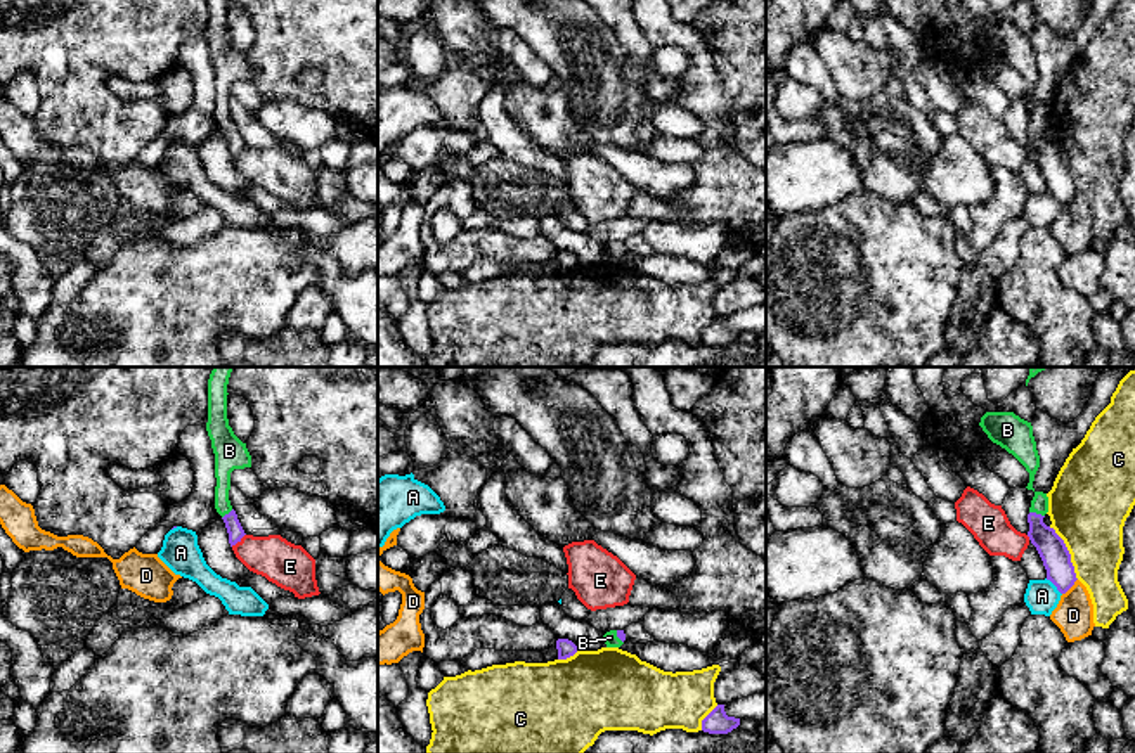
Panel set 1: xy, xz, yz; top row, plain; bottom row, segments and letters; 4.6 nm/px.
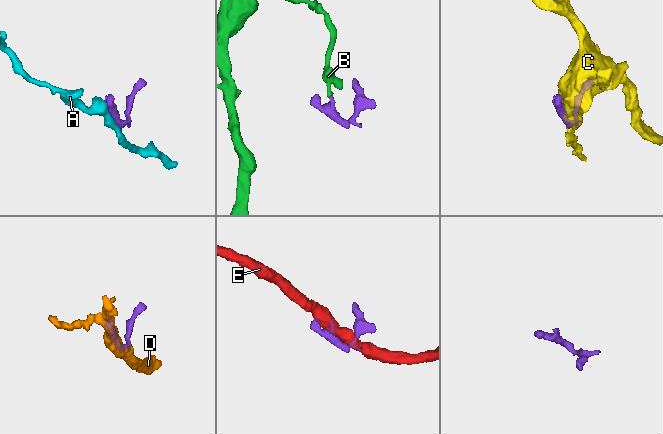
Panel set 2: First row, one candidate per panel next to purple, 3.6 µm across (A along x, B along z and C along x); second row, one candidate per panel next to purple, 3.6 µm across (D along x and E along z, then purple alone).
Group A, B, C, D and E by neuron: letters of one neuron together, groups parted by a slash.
A / B / C / D / E

